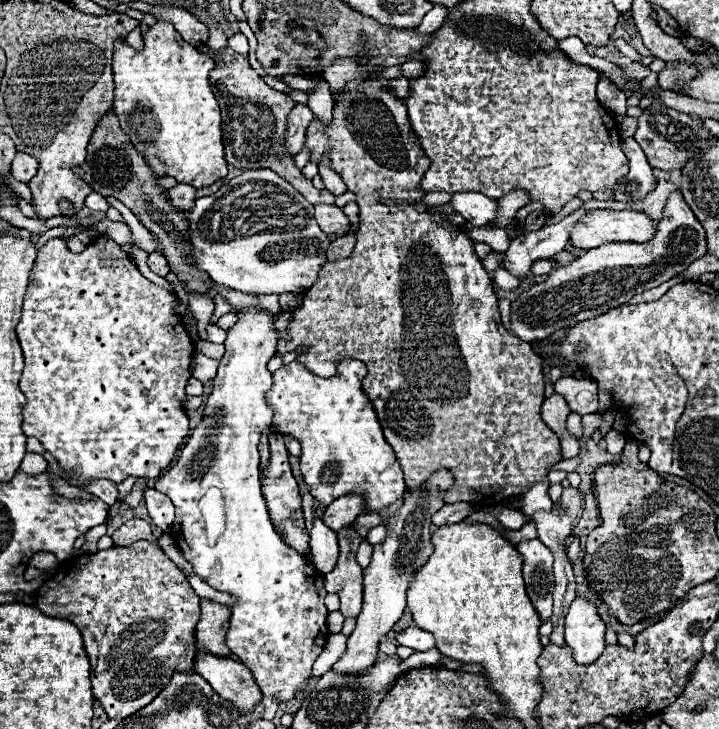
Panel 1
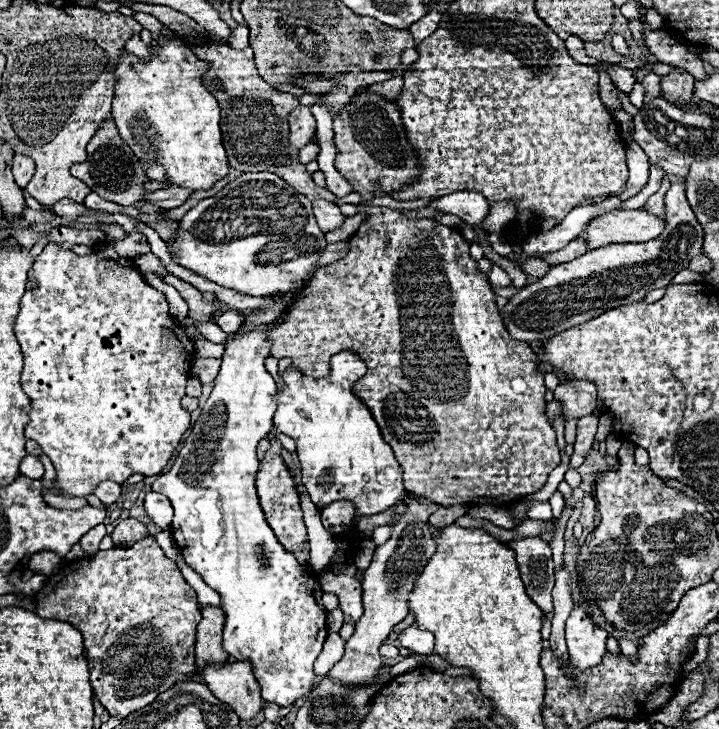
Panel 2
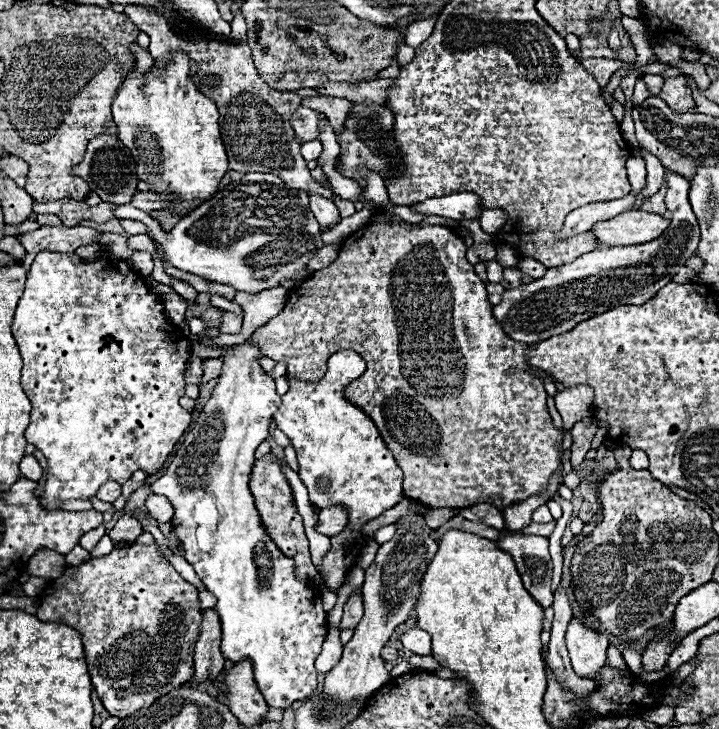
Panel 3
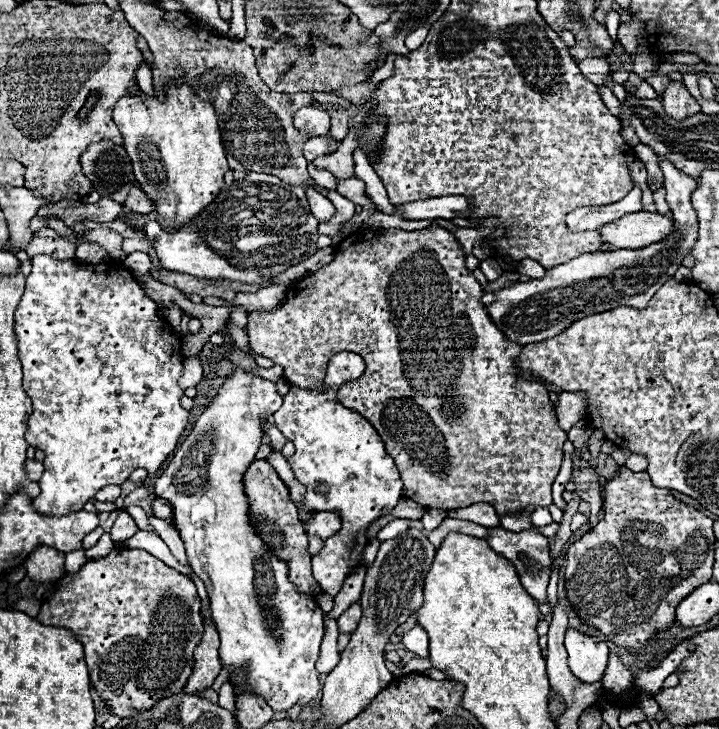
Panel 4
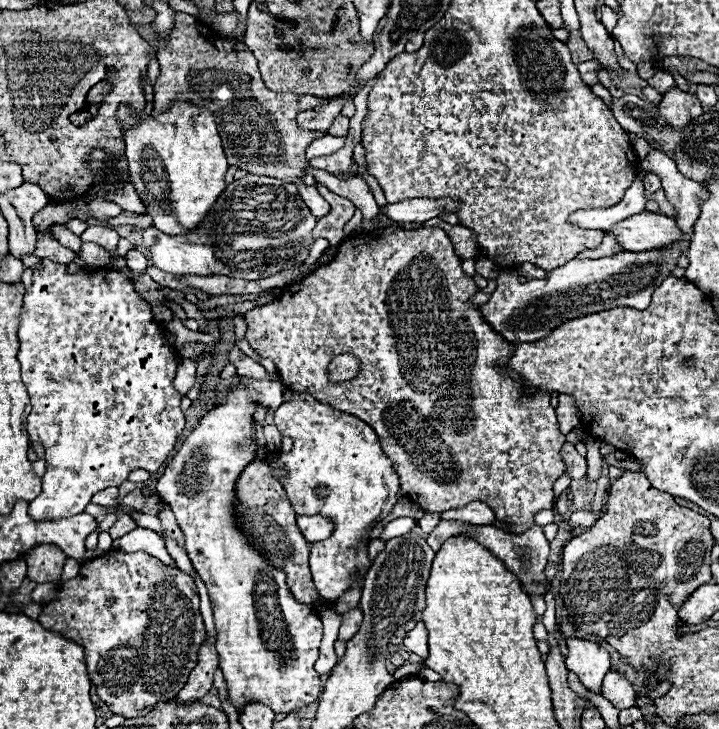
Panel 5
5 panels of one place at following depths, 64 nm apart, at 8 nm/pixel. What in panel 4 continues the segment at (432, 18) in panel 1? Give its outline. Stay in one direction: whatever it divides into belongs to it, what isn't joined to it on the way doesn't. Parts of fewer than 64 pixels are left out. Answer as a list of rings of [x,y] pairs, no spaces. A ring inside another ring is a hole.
[[[426,24],[416,26],[416,28],[406,36],[406,46],[408,46],[410,50],[416,50],[416,48],[424,42],[424,38],[428,36],[428,30],[430,30],[430,26],[426,26]]]

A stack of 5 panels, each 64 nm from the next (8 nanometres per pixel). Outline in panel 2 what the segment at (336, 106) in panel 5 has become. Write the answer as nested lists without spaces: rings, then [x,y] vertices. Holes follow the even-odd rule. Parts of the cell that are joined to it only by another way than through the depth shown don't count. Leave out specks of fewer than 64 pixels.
[[[308,106],[294,108],[288,116],[288,122],[290,122],[290,136],[288,138],[294,148],[300,150],[302,146],[306,146],[314,138],[314,132],[316,132],[314,116]]]

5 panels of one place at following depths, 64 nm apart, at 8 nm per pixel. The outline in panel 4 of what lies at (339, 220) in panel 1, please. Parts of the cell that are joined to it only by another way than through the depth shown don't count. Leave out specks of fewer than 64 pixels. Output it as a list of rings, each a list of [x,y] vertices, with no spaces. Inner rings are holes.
[[[306,188],[306,196],[308,196],[308,204],[310,204],[312,214],[314,214],[320,222],[328,222],[328,220],[336,214],[334,204],[332,204],[326,196],[318,194],[314,188]]]

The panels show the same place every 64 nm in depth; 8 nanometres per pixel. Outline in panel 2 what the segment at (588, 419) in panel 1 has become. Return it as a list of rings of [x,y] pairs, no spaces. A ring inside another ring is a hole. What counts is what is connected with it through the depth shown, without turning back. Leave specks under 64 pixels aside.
[[[596,414],[582,416],[578,420],[578,436],[576,436],[576,442],[574,442],[574,454],[570,456],[568,468],[578,468],[584,462],[588,450],[592,448],[592,442],[594,442],[594,436],[596,436],[596,426],[598,426]]]

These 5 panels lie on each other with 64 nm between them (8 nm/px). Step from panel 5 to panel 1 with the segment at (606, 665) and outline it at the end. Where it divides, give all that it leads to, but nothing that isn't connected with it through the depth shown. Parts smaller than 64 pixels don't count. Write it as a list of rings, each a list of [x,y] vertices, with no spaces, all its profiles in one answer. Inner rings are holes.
[[[576,596],[566,614],[564,626],[566,644],[574,650],[574,660],[578,664],[592,664],[602,654],[604,642],[604,622],[598,614],[598,606],[582,596]]]

